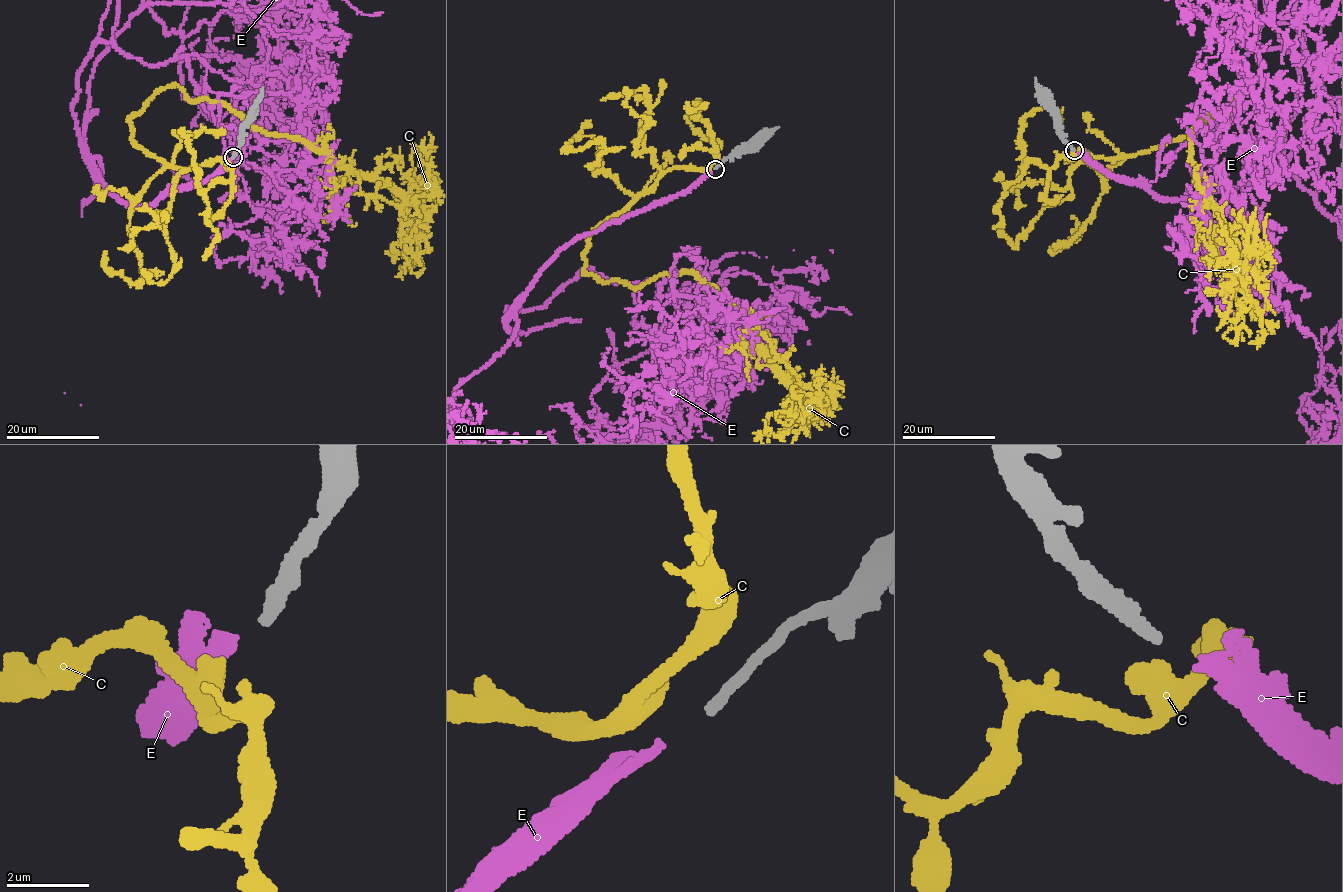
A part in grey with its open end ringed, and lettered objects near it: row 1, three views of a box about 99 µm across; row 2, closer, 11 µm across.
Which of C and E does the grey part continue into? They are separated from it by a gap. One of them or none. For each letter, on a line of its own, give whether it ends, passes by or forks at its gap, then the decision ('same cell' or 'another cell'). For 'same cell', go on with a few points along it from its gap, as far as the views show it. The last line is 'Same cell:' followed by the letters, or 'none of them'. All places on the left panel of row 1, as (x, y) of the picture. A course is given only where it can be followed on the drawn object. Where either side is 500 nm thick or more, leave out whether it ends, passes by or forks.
C: another cell
E: it ends there; same cell; it runs (229, 159), (111, 194), (72, 109), (92, 45), (185, 57), (275, 219), (251, 263), (280, 293)
Same cell: E

